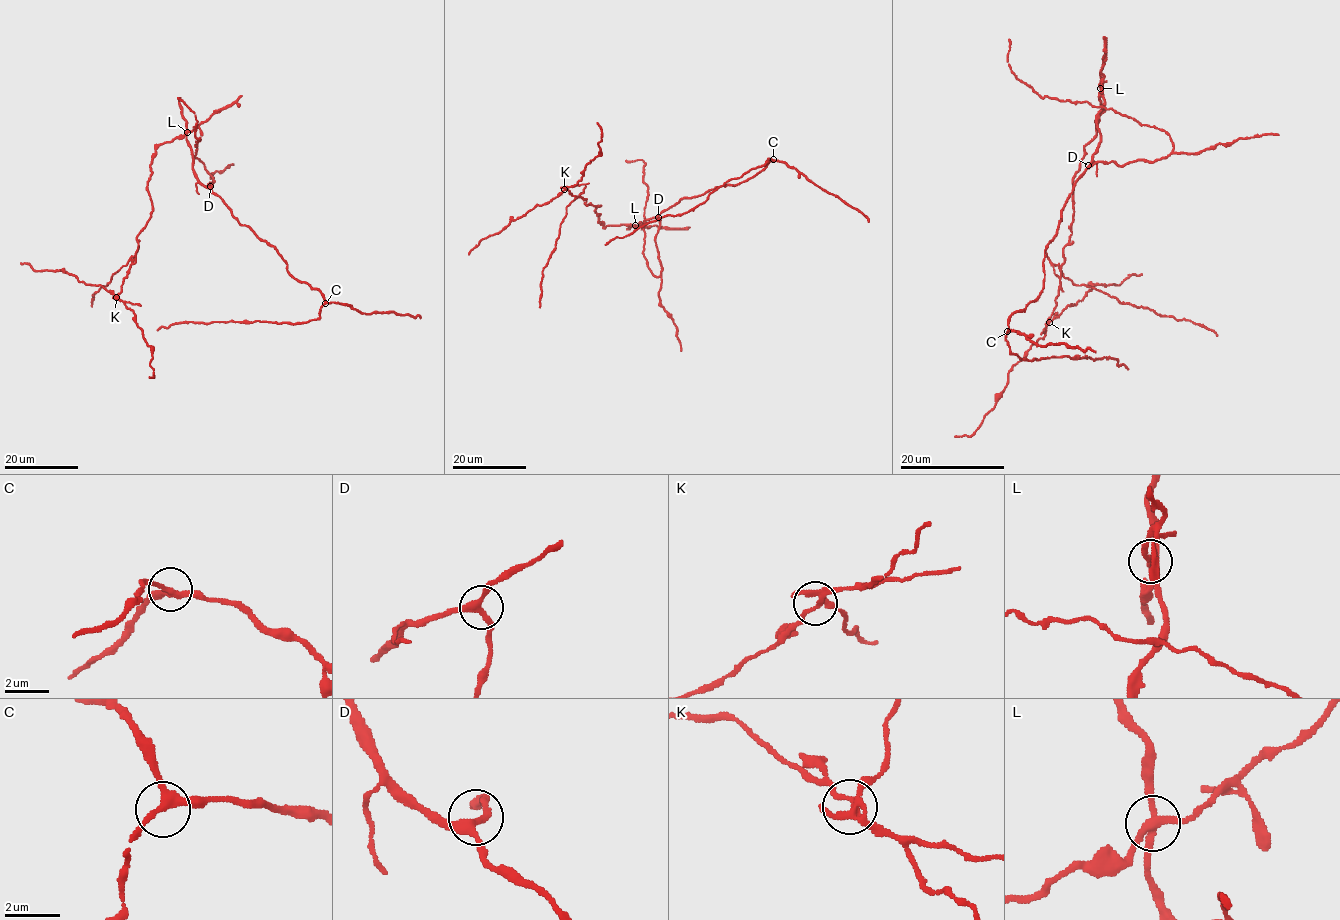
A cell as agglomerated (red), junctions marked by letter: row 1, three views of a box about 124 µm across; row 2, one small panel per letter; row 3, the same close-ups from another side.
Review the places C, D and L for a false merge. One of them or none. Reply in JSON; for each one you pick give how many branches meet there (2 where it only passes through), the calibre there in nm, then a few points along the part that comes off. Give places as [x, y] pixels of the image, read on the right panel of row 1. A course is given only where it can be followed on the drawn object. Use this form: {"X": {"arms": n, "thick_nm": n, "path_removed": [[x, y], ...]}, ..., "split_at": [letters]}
{"L": {"arms": 4, "thick_nm": 280, "path_removed": [[1100, 88], [1096, 134], [1073, 180], [1071, 233], [1048, 320], [1094, 286], [1142, 274]]}, "split_at": ["L"]}

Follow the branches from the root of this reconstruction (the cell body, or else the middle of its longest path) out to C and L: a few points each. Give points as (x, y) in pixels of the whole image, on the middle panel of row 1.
C: (655, 218), (680, 199), (704, 195), (718, 186), (739, 184), (753, 177), (773, 159)
L: (655, 218), (641, 225), (640, 222), (635, 228), (634, 225)

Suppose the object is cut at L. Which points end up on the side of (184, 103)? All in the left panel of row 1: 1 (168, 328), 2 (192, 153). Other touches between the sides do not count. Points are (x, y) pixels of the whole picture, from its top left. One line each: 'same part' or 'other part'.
1: same part
2: same part

